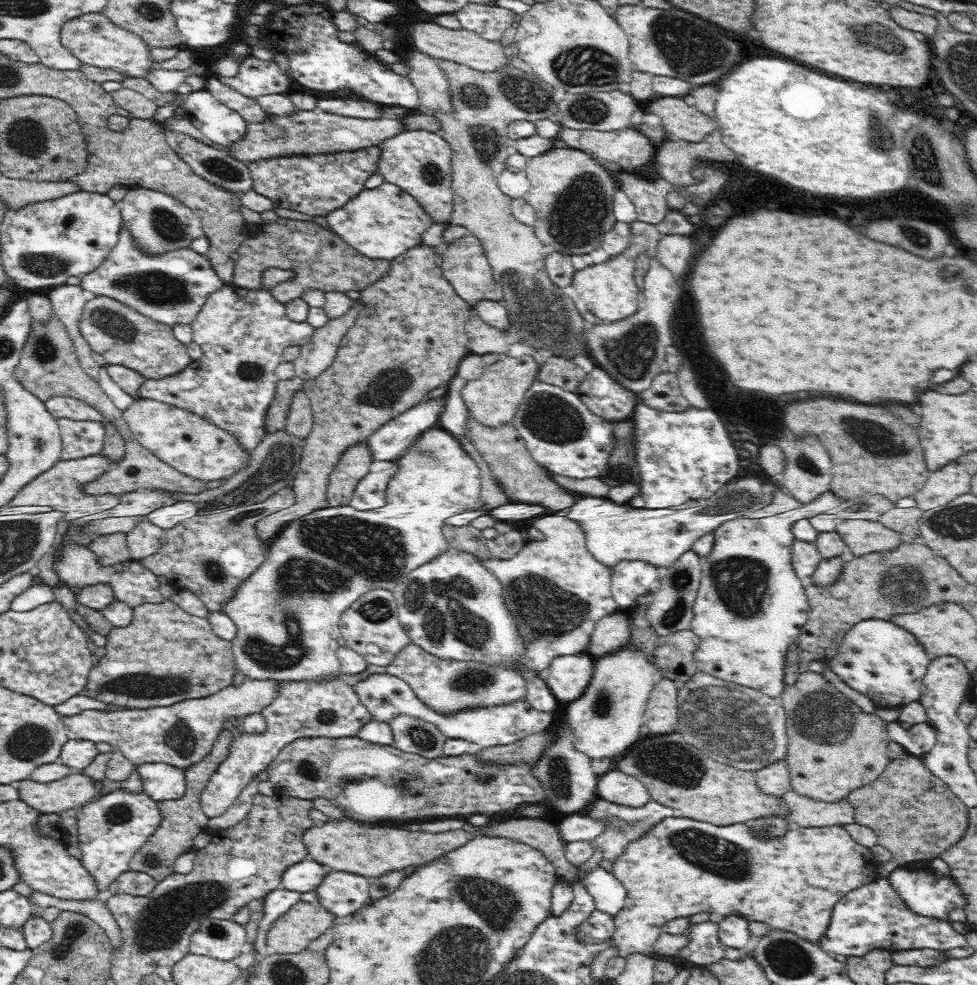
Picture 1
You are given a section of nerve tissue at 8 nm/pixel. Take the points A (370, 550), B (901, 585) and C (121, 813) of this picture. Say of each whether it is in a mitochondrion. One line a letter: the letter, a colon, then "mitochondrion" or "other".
A: mitochondrion
B: mitochondrion
C: mitochondrion

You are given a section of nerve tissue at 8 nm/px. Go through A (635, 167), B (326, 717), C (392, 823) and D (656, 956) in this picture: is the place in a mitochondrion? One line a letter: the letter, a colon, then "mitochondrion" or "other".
A: other
B: mitochondrion
C: other
D: other

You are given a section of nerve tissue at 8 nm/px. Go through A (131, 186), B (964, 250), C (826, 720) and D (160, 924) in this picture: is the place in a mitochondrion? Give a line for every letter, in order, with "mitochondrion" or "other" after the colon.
A: other
B: other
C: mitochondrion
D: mitochondrion

